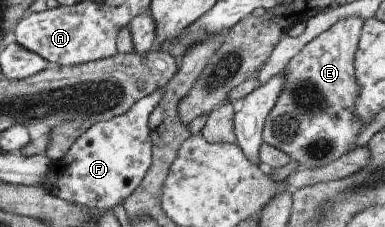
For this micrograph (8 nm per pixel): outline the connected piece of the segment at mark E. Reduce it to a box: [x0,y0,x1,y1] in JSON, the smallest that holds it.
[263,16,367,168]

